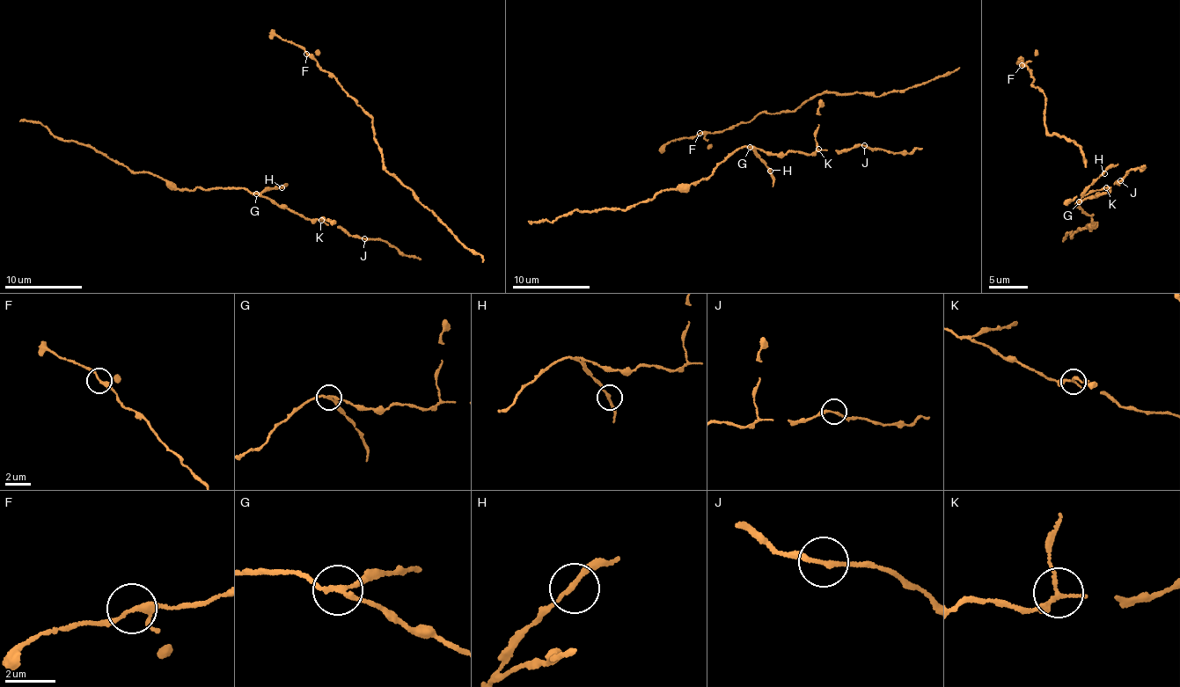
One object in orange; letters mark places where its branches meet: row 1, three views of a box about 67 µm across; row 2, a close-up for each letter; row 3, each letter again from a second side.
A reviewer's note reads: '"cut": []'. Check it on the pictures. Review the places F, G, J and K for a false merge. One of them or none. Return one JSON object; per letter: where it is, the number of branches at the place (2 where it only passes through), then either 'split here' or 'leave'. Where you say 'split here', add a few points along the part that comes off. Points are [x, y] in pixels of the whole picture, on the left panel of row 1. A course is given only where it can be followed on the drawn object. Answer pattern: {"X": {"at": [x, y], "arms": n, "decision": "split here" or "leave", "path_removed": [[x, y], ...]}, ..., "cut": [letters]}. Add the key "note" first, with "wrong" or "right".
{"note": "wrong", "F": {"at": [306, 54], "arms": 3, "decision": "leave"}, "G": {"at": [256, 193], "arms": 3, "decision": "split here", "path_removed": [[256, 193], [282, 185]]}, "J": {"at": [364, 238], "arms": 2, "decision": "leave"}, "K": {"at": [321, 220], "arms": 2, "decision": "leave"}, "cut": ["G"]}

